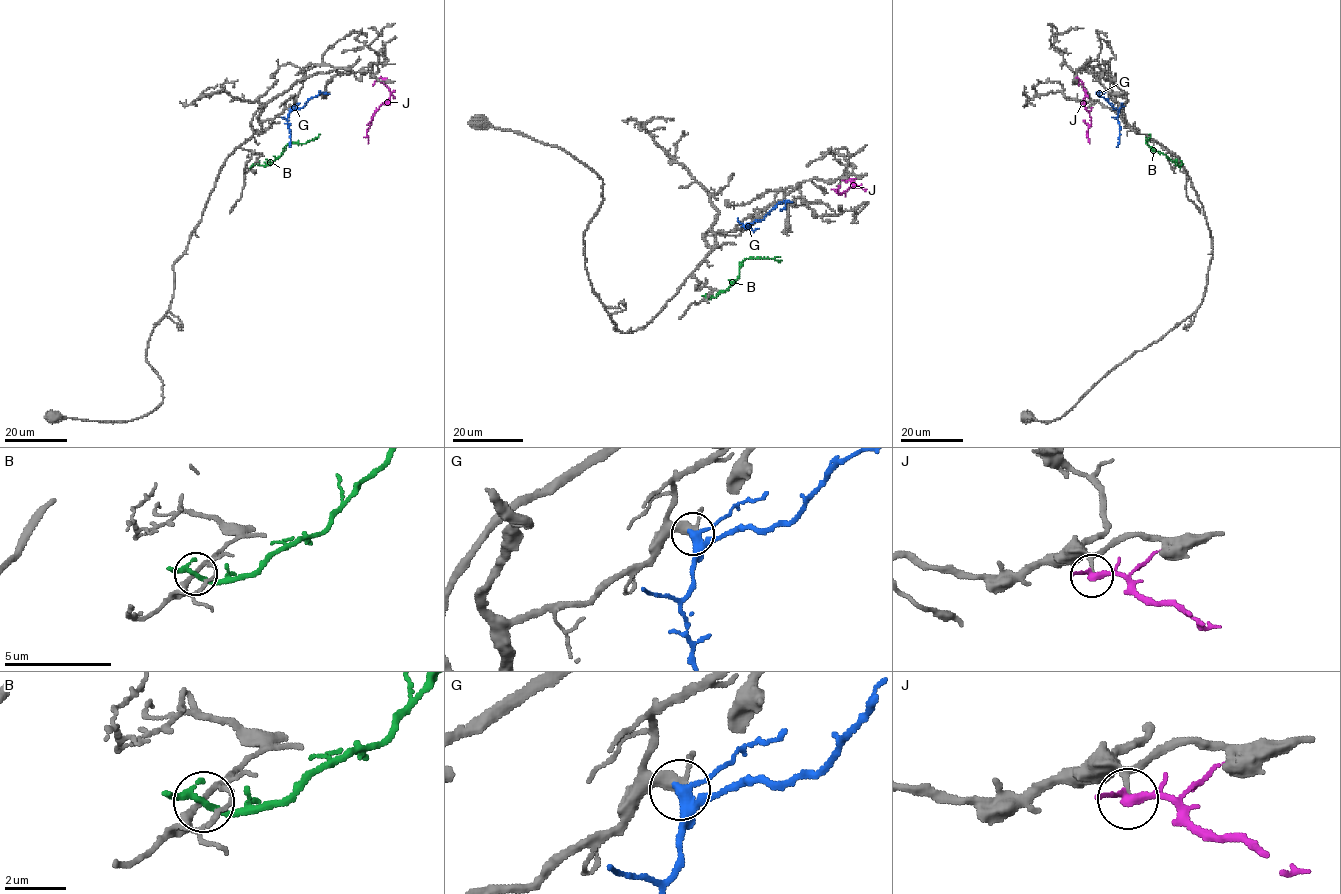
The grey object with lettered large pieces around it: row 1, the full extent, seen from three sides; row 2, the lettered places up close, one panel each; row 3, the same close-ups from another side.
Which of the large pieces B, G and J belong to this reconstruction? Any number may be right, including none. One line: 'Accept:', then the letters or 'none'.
Accept: G

